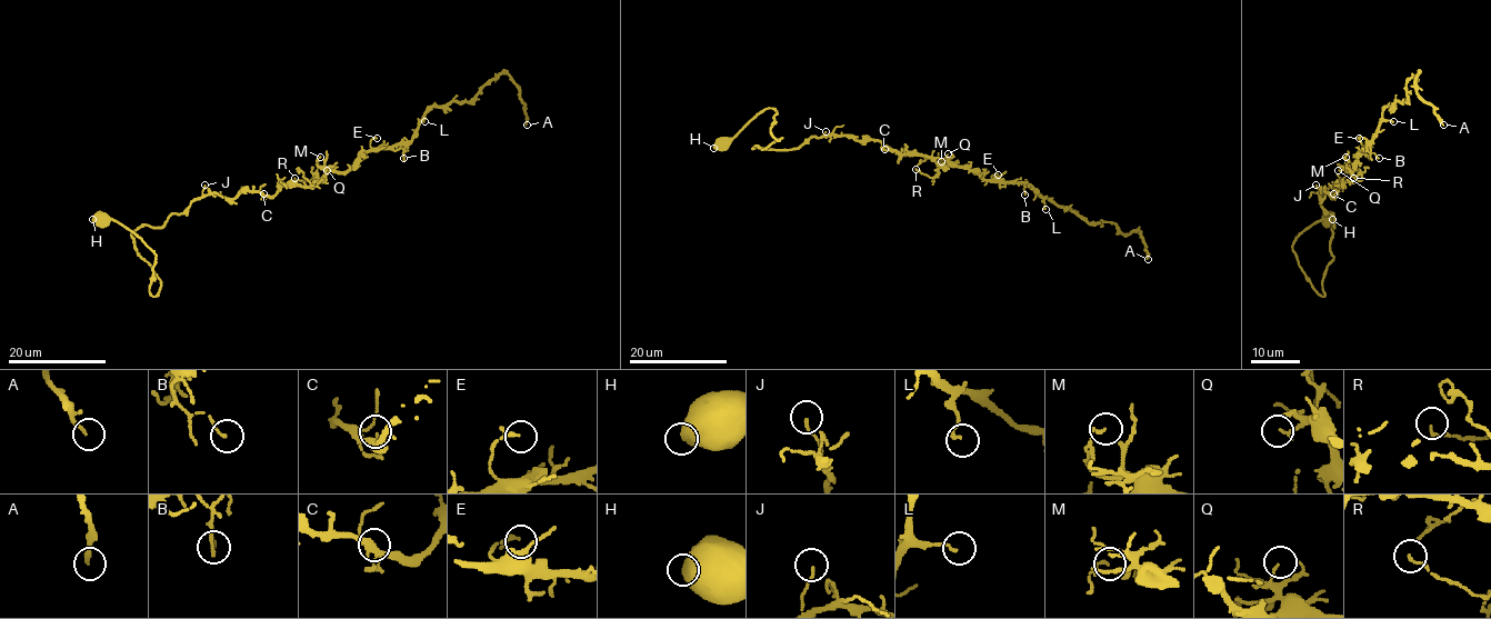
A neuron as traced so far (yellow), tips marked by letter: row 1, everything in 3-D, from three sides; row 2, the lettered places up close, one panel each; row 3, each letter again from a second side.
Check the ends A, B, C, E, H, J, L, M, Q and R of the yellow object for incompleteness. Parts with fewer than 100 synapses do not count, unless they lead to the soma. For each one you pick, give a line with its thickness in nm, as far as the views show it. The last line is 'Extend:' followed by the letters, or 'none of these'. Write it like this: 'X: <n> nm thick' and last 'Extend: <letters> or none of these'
Extend: none of these

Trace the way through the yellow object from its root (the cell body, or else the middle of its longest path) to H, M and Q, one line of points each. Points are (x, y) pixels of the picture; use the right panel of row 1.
H: (1331, 196), (1319, 195), (1334, 227), (1333, 259), (1321, 296), (1299, 265), (1293, 241), (1316, 221), (1332, 219)
M: (1331, 196), (1338, 185), (1349, 180), (1346, 157)
Q: (1331, 196), (1350, 176), (1347, 169), (1338, 170)

